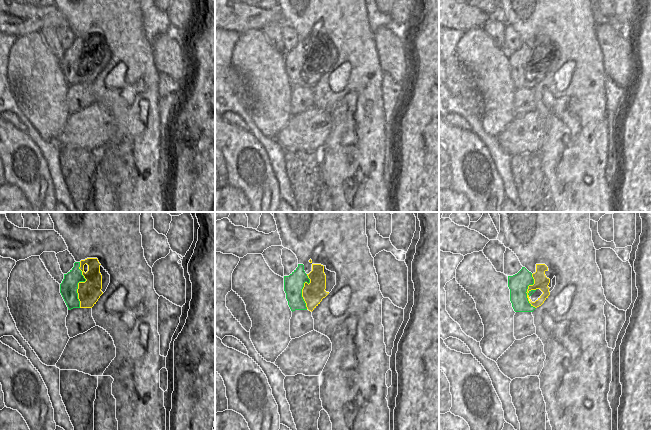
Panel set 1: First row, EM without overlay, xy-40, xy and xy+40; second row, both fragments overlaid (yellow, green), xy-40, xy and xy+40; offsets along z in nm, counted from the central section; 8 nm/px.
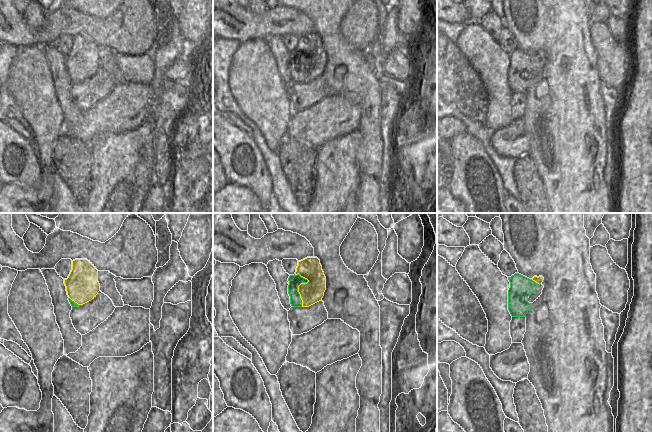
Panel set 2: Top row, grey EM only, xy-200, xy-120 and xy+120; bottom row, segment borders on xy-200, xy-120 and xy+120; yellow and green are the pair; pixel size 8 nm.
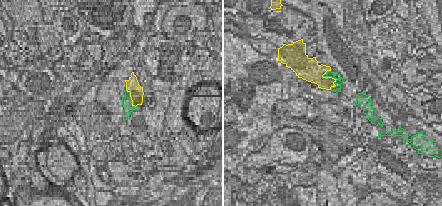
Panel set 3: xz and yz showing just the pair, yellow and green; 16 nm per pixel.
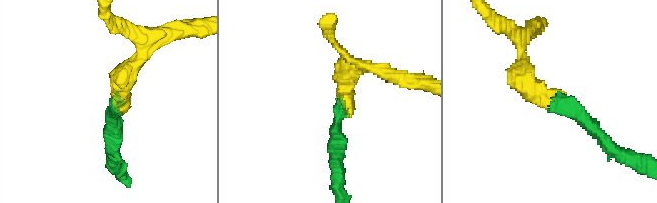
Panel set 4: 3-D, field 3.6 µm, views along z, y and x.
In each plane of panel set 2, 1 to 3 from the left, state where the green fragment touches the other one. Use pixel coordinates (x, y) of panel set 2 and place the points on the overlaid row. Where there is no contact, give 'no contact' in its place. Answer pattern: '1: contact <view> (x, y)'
1: contact xy-200 (74, 301)
2: contact xy-120 (298, 286)
3: contact xy+120 (535, 281)

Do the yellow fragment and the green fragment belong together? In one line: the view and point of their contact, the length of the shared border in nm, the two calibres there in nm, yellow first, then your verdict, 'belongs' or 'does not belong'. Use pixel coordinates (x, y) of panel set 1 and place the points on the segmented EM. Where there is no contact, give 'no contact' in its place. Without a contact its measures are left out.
xy-40 (78, 283) | 360 nm | 180/140 nm | belongs

